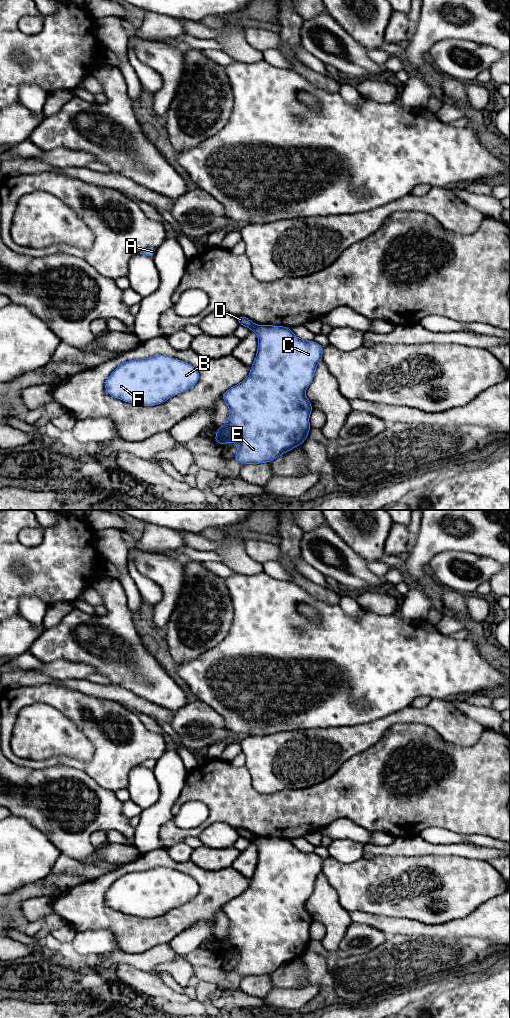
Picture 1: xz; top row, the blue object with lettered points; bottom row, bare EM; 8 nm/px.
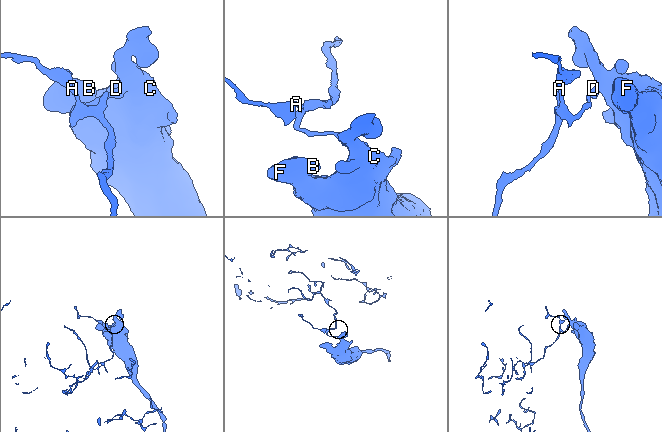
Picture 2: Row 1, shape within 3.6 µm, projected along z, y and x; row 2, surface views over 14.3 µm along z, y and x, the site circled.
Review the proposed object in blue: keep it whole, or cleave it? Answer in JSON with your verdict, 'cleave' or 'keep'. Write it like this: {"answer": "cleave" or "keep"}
{"answer": "cleave"}

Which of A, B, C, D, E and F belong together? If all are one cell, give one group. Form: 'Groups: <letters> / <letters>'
Groups: A D / B C E F

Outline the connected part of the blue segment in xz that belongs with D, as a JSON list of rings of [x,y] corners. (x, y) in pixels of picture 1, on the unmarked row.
[[[236,828],[239,837],[248,839],[251,843],[256,838],[250,831],[245,828]]]

